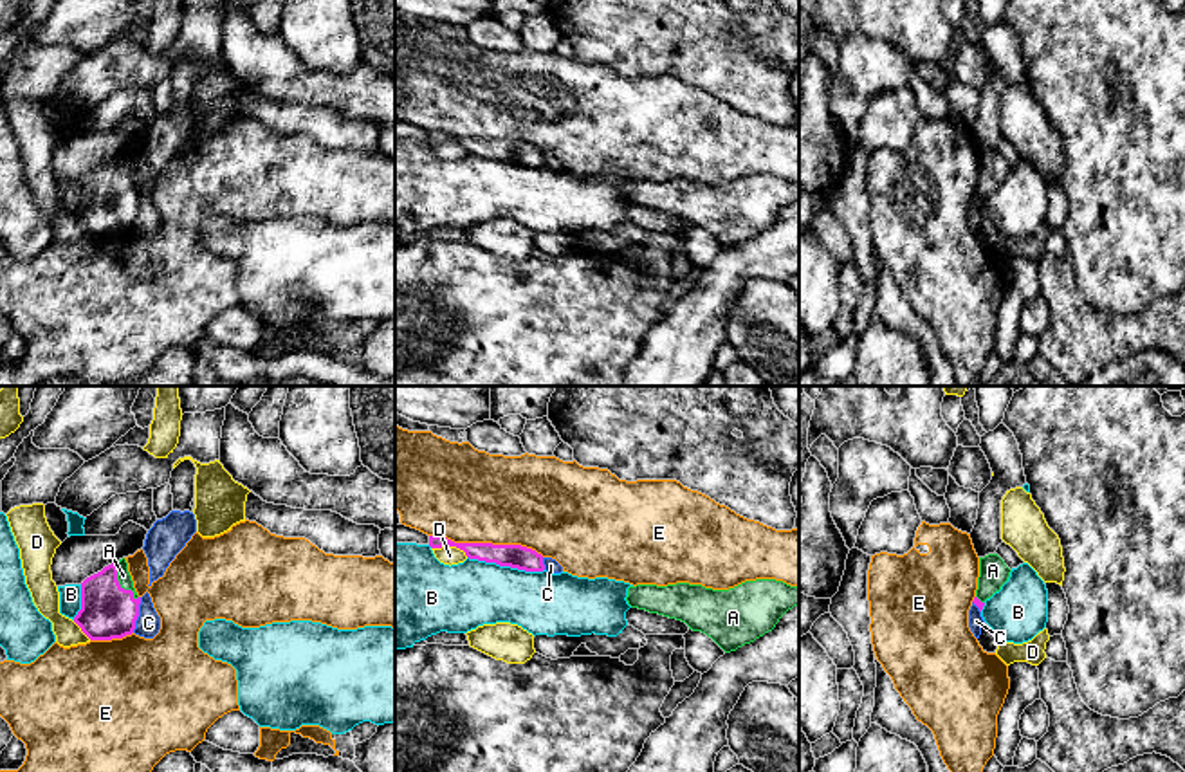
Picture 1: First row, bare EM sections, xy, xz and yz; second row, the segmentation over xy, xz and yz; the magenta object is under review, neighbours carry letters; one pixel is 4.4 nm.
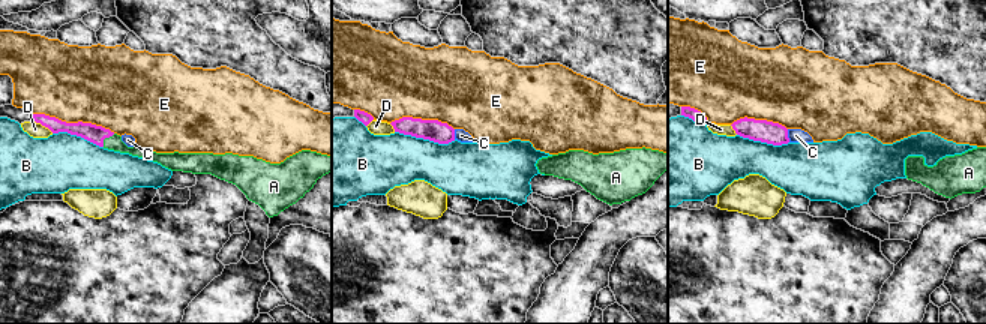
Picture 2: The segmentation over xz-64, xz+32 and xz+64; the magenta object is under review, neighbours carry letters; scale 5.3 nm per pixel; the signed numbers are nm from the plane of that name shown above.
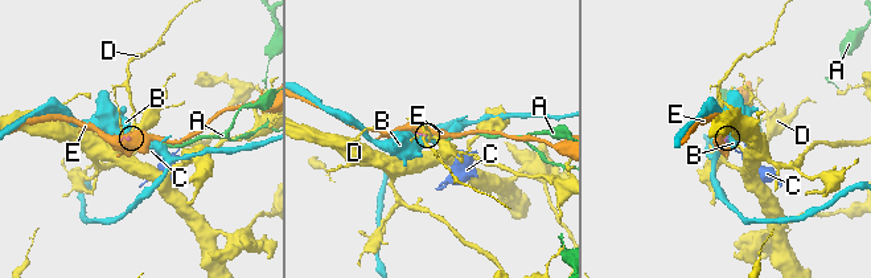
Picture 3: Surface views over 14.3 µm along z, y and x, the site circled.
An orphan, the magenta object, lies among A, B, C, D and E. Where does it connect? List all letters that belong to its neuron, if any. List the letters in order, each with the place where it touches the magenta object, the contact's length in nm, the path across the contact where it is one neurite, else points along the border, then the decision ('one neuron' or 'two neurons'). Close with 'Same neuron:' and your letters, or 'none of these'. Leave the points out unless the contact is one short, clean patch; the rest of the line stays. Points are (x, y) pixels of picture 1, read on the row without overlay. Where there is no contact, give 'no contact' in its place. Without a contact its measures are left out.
A: meets magenta in xy at (118, 179); contact 190 nm long; runs through xy (107, 208), (109, 190), (118, 179), (123, 172); one neuron
B: meets magenta in xz at (505, 161); contact 360 nm long; two neurons
C: meets magenta in xy at (137, 211); contact 170 nm long; border along xy (141, 193), (132, 228); two neurons
D: meets magenta in xz at (450, 141); contact 170 nm long; two neurons
E: meets magenta in xz at (487, 139); contact 500 nm long; two neurons
Same neuron: A

